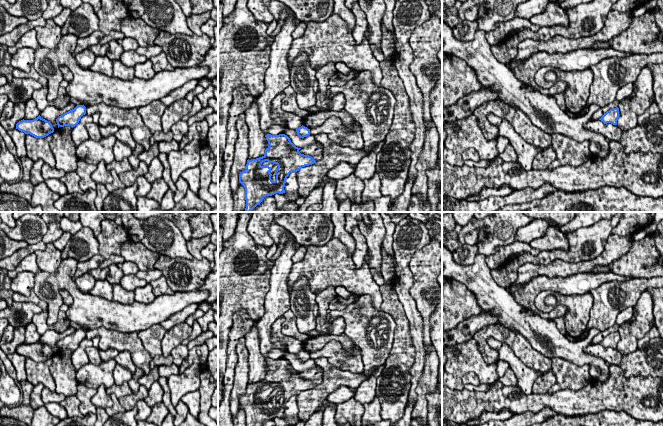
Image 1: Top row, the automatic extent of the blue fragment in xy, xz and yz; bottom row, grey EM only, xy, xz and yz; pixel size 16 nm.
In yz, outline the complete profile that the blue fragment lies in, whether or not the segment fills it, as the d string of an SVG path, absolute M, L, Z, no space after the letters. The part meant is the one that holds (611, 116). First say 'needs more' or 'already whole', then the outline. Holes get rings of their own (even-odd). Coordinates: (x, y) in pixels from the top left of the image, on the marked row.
already whole | M613 108L604 113L604 115L599 119L604 124L611 123L613 125L617 125L617 120L619 118L619 108Z

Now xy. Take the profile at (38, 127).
already whole | M40 115L33 120L21 120L16 124L16 129L36 138L44 138L54 132L52 124Z

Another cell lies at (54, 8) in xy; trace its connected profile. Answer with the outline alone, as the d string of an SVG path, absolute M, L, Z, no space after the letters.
M46 0L46 1L48 3L48 6L46 10L42 13L42 17L45 20L53 19L62 12L63 6L61 5L60 0Z

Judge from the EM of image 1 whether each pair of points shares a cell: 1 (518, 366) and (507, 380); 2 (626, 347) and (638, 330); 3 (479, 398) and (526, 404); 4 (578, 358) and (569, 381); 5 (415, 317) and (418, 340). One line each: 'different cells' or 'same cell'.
1: different cells
2: same cell
3: same cell
4: different cells
5: same cell

